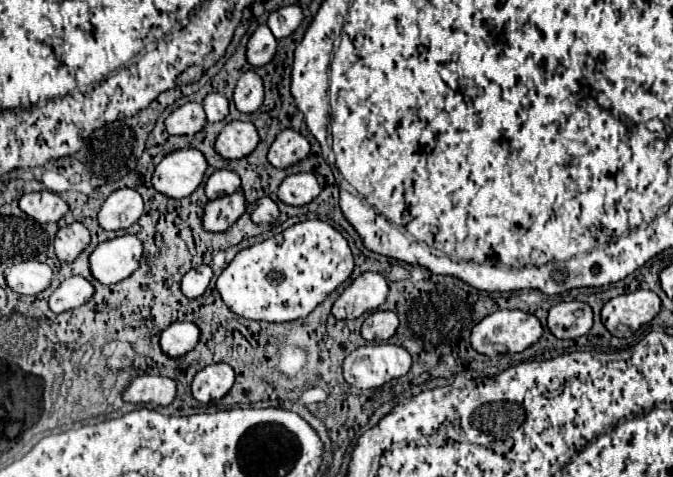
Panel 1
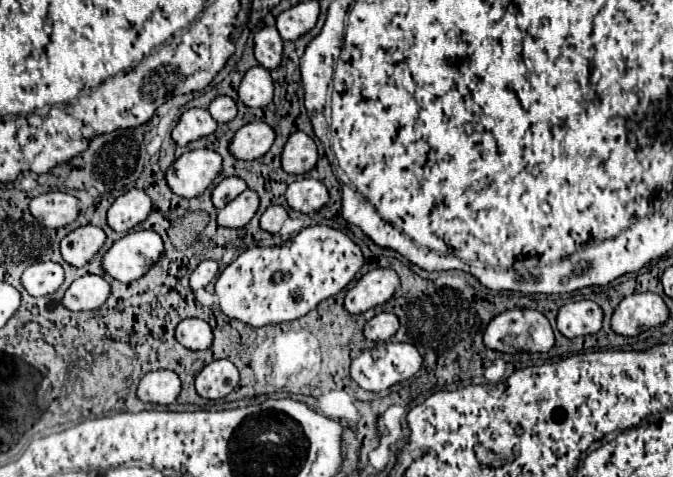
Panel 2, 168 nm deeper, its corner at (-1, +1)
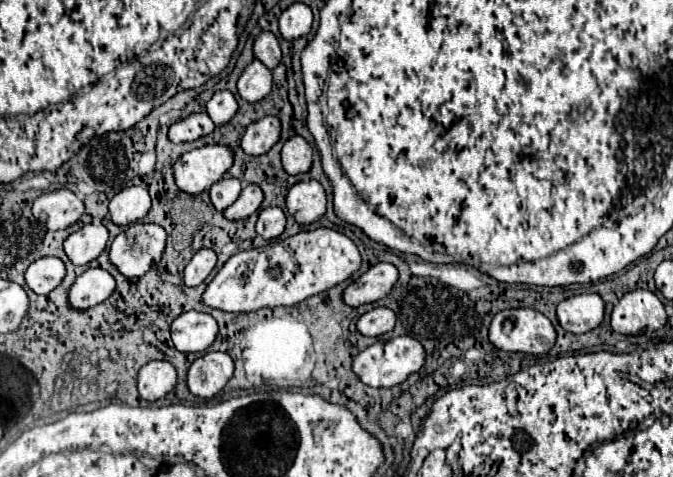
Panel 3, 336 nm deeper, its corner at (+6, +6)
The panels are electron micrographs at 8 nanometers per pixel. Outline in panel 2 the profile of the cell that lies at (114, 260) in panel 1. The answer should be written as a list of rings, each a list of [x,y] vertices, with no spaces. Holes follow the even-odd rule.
[[[152,230],[130,232],[104,254],[104,270],[120,282],[134,282],[158,262],[162,250],[164,242],[160,234]]]

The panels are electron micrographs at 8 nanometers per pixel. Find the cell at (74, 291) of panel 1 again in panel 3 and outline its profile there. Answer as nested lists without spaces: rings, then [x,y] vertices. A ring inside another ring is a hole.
[[[103,269],[83,271],[69,289],[69,301],[75,309],[89,309],[113,293],[113,277]]]

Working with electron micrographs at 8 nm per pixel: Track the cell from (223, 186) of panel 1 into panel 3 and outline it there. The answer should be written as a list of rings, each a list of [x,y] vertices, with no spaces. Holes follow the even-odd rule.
[[[229,177],[229,179],[221,179],[217,183],[211,185],[209,189],[209,195],[211,195],[211,203],[217,211],[223,211],[225,207],[229,207],[231,203],[237,201],[239,193],[241,193],[243,185],[239,179],[235,177]]]

